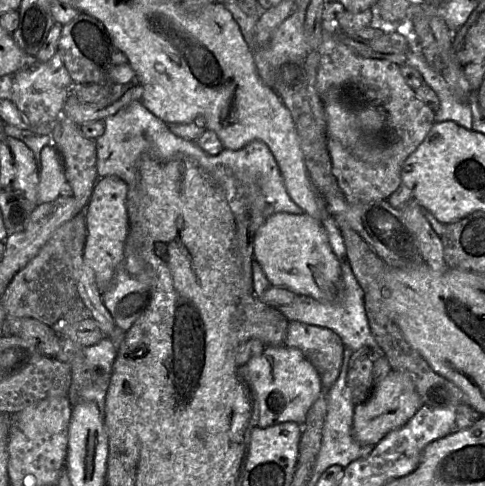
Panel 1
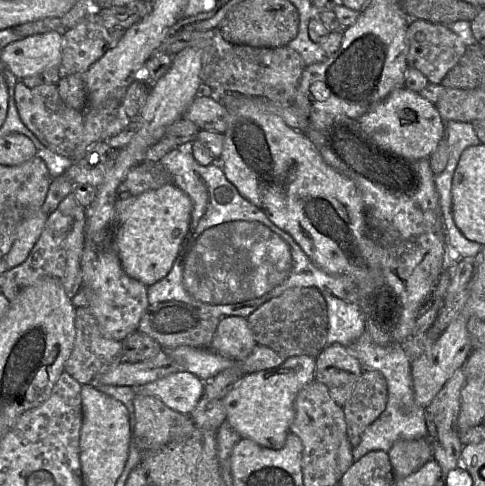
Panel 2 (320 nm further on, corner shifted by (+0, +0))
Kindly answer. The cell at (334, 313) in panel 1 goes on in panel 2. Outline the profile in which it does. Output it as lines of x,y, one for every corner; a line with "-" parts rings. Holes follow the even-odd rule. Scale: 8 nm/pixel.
364,333
362,337
350,344
350,348
359,359
363,371
375,370
380,372
384,376
388,388
385,410
367,427
361,436
360,443
352,449
354,462
371,451
384,451
388,454
393,444
401,439
428,438
425,409
415,401
411,361
407,357
403,345
379,346

